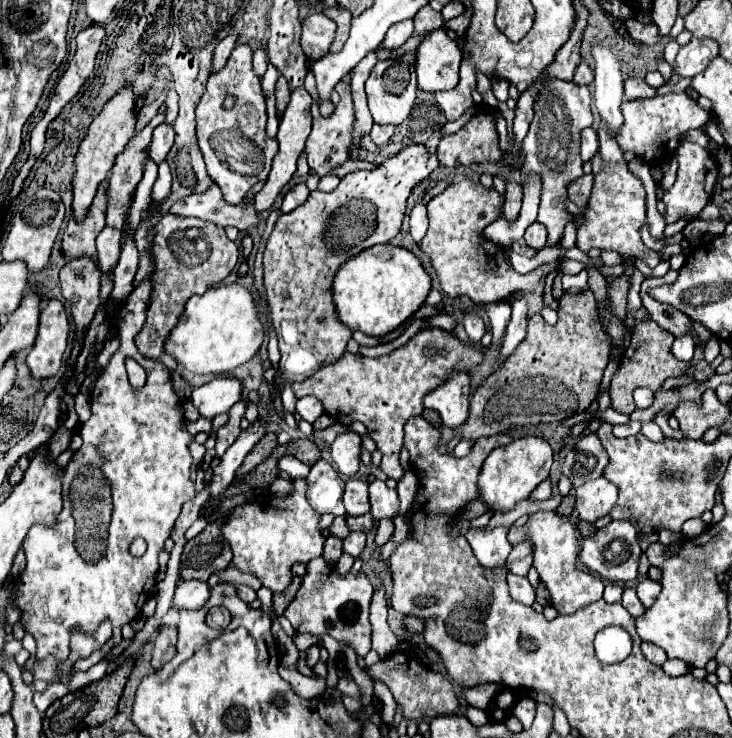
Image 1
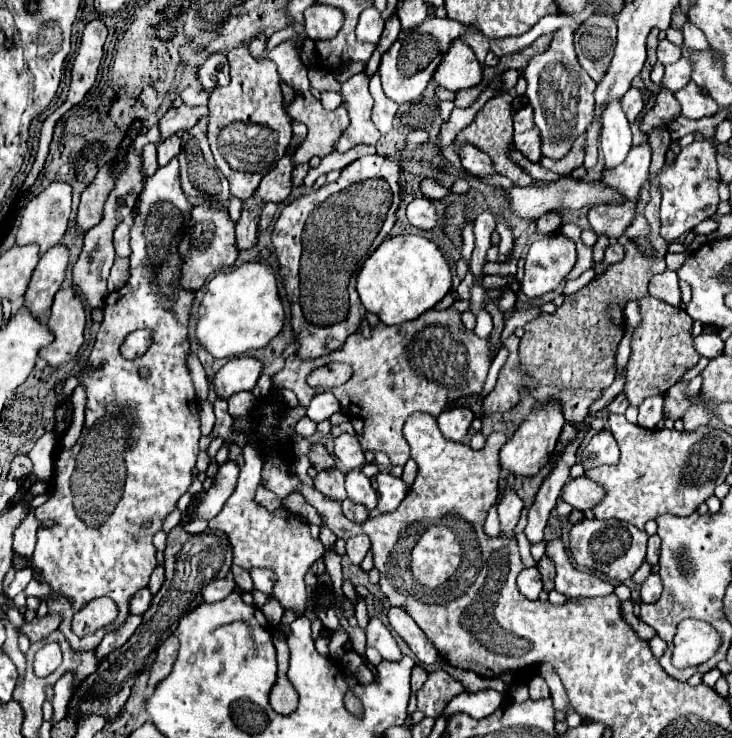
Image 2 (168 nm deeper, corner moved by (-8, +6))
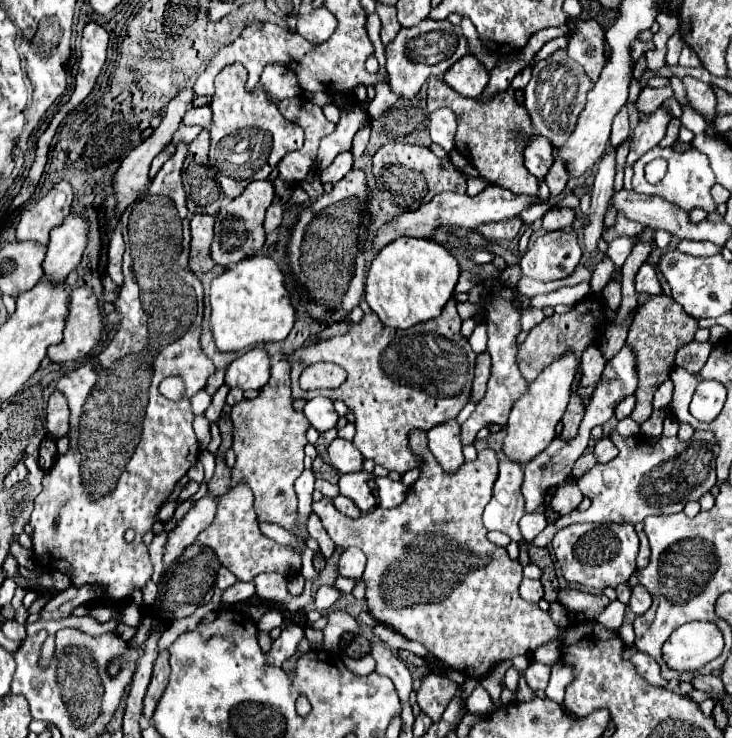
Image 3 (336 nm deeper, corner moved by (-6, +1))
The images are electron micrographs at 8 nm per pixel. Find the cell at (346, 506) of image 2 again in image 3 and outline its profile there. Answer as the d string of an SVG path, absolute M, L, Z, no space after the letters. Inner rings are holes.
M338 495L338 497L334 497L332 499L334 501L334 505L340 509L340 513L344 513L344 515L348 515L348 517L360 517L360 509L354 505L354 501L350 501L348 497L344 497L344 495Z

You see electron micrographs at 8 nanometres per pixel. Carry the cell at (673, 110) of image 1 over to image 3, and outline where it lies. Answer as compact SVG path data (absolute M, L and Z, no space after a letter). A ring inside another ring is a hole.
M682 77L682 83L684 83L686 91L688 91L688 101L694 107L694 111L698 111L700 115L714 113L716 95L714 95L712 85L702 83L702 81L694 79L694 77Z

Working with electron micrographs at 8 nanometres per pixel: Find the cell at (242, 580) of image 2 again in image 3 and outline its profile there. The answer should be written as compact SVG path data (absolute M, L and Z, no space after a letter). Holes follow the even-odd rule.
M220 567L218 573L216 573L216 587L220 587L222 591L226 591L228 587L232 587L238 579L226 569L226 567Z

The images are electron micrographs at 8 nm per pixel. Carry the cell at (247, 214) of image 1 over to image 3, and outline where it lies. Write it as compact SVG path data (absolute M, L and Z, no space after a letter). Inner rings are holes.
M270 205L268 207L268 211L266 211L266 221L264 221L264 229L266 229L266 233L270 233L270 231L274 231L280 223L282 223L282 213L284 213L284 209L282 209L282 205Z

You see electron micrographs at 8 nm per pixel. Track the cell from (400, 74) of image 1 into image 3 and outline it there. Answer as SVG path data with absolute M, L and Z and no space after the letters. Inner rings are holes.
M448 19L444 21L420 21L418 25L406 29L402 27L400 33L392 43L386 47L386 69L390 75L390 87L400 97L414 97L420 87L426 83L430 75L442 77L456 61L460 61L464 55L468 55L468 41L462 35L458 25L452 25Z

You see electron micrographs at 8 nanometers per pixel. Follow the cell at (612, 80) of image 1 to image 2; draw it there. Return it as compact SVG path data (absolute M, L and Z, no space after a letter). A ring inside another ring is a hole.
M612 100L602 112L602 136L600 146L604 152L604 166L612 168L624 162L628 150L632 148L632 132L628 118L624 116L620 100Z

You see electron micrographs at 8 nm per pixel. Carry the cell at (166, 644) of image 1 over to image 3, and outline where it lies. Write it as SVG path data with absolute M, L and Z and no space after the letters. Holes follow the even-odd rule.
M160 651L158 659L154 661L154 673L152 673L152 681L148 685L146 697L144 697L144 709L142 715L146 719L150 719L154 715L156 703L162 697L166 685L168 685L168 675L170 675L170 665L168 665L168 651Z

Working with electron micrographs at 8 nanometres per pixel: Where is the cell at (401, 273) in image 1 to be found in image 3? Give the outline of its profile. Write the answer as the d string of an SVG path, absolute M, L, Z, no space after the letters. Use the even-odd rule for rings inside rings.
M400 237L388 243L372 261L364 299L380 321L394 329L408 329L416 323L436 319L452 297L460 277L460 265L454 255L430 239Z

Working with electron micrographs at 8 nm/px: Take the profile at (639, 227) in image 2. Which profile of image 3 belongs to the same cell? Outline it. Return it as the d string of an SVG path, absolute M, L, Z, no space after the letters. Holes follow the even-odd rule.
M618 215L618 217L616 217L616 223L602 233L602 239L608 243L608 241L612 241L612 239L616 239L616 237L622 237L622 235L628 235L628 237L630 237L630 235L636 235L636 233L640 233L642 229L644 229L644 227L638 225L636 221L630 221L630 219Z

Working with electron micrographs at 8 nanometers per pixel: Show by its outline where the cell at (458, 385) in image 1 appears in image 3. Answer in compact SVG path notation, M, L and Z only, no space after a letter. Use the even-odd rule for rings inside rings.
M452 419L448 423L436 425L426 433L428 449L442 465L444 473L456 473L456 469L464 463L462 443L460 443L460 425Z

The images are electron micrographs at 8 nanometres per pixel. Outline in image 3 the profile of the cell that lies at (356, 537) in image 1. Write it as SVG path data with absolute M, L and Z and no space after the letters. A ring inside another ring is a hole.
M346 549L342 555L340 555L340 561L338 561L338 575L340 577L348 577L352 581L362 581L362 571L364 571L364 565L366 565L366 557L360 549Z

